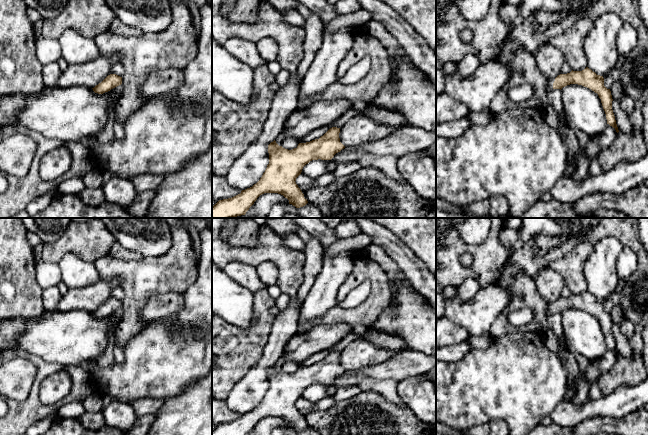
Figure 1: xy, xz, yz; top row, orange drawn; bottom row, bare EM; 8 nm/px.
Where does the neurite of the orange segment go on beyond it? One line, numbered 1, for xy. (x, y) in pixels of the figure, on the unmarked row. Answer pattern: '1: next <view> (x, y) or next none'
1: next none

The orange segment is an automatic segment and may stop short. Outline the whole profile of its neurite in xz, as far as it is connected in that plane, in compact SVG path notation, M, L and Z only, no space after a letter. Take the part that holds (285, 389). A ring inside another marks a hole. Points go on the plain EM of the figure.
M332 351L319 363L299 367L292 374L279 370L274 364L268 369L269 388L260 404L240 418L219 424L212 435L248 435L257 422L264 417L278 417L296 432L308 425L296 408L303 391L312 384L331 384L345 370L340 366L340 352Z

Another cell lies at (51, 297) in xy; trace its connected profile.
M57 286L43 290L42 301L45 311L53 311L61 298L62 295Z

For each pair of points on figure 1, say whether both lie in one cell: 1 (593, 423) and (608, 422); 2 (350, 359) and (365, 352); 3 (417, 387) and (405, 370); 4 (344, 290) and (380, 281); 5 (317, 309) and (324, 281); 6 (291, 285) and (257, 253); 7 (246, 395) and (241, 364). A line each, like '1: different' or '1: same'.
1: same
2: same
3: different
4: same
5: same
6: same
7: different

